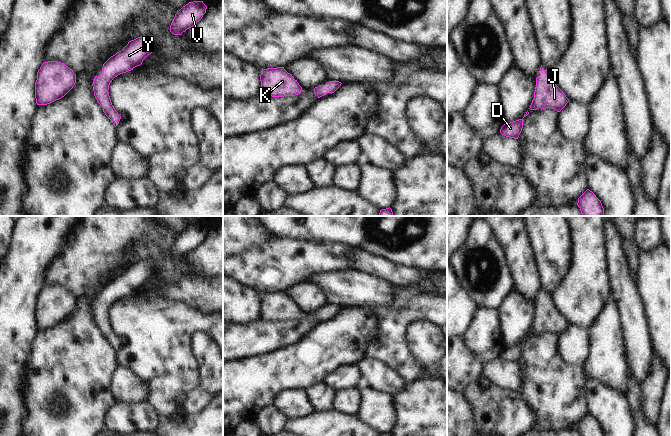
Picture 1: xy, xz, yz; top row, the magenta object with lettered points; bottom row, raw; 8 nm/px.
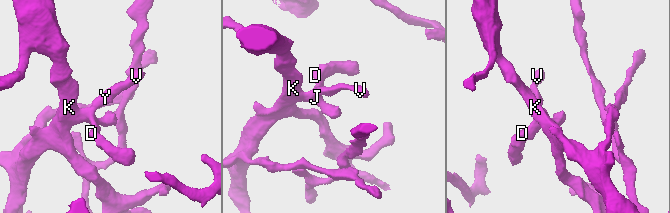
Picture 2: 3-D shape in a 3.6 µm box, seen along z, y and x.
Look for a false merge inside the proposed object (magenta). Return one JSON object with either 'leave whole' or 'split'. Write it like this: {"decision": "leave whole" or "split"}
{"decision": "leave whole"}

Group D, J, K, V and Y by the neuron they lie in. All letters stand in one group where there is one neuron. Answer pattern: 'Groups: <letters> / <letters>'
Groups: D J K V Y

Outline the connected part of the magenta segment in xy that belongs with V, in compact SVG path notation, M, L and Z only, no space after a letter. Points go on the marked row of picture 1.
M203 1L189 2L175 14L170 25L170 32L174 35L181 35L202 19L206 9L207 6Z

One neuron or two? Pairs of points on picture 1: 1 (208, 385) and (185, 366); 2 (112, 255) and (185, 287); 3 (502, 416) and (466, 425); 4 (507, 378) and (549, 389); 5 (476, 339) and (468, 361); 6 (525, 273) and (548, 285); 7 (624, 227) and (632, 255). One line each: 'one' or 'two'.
1: two
2: one
3: two
4: two
5: two
6: two
7: one

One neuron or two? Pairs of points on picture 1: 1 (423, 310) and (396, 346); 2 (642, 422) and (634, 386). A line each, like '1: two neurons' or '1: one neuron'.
1: one neuron
2: one neuron

